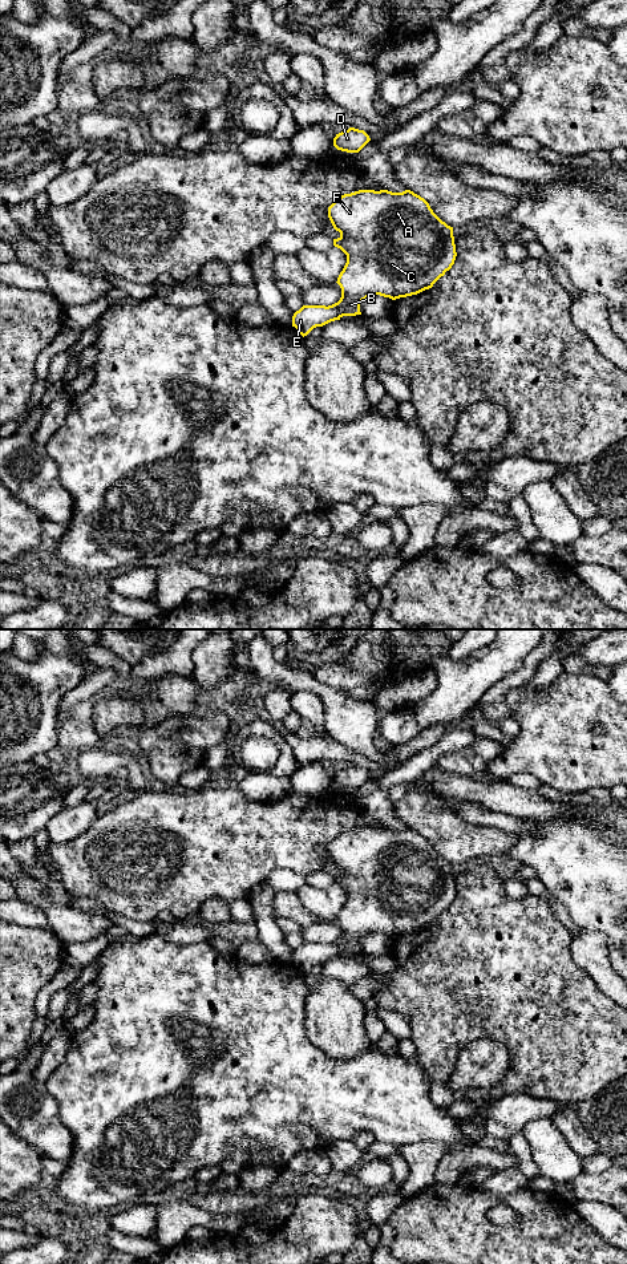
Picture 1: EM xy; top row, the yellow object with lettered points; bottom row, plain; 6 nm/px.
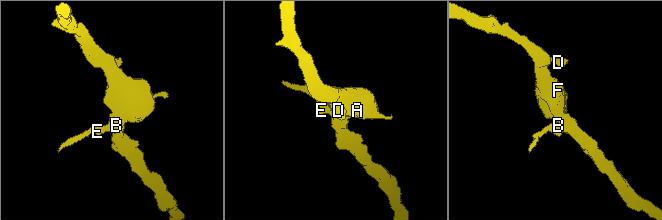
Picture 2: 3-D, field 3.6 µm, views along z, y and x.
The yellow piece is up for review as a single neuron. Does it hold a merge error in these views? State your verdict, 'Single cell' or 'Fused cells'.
Single cell

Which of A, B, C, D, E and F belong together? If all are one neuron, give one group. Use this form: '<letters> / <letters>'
A B C D E F

